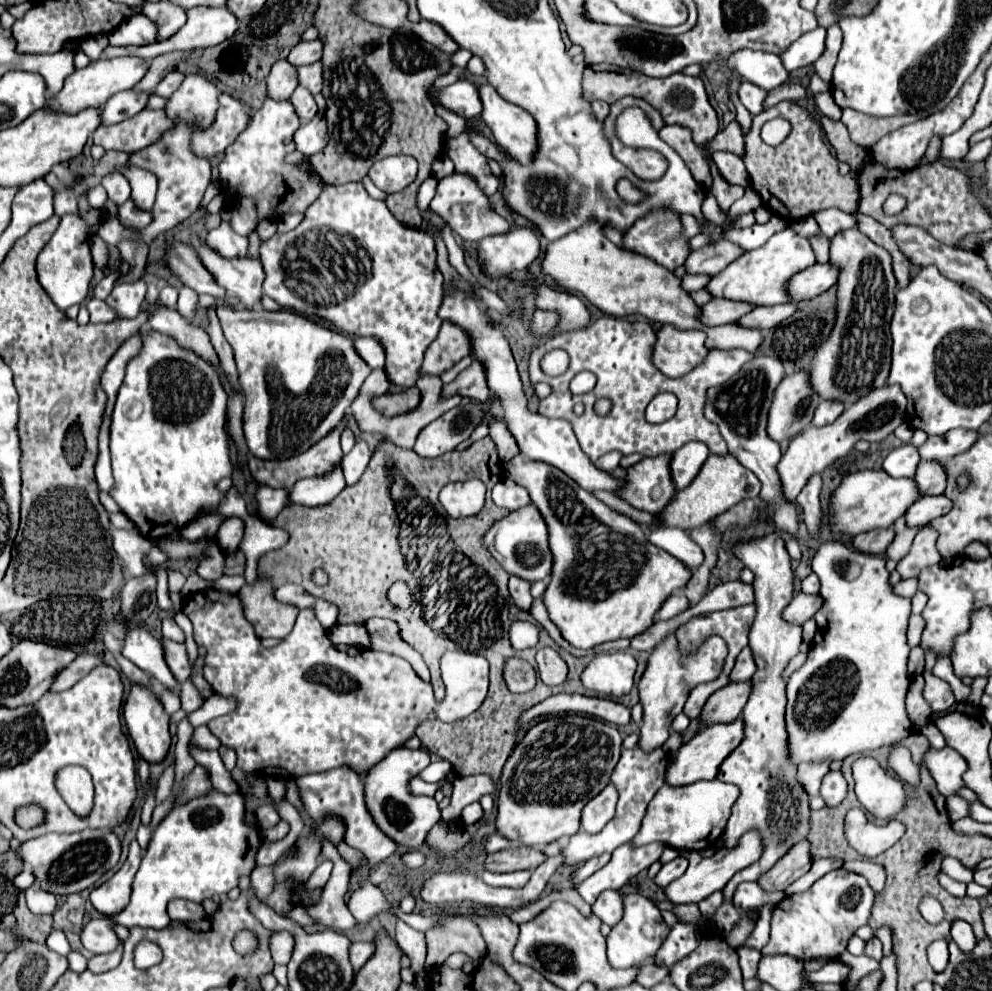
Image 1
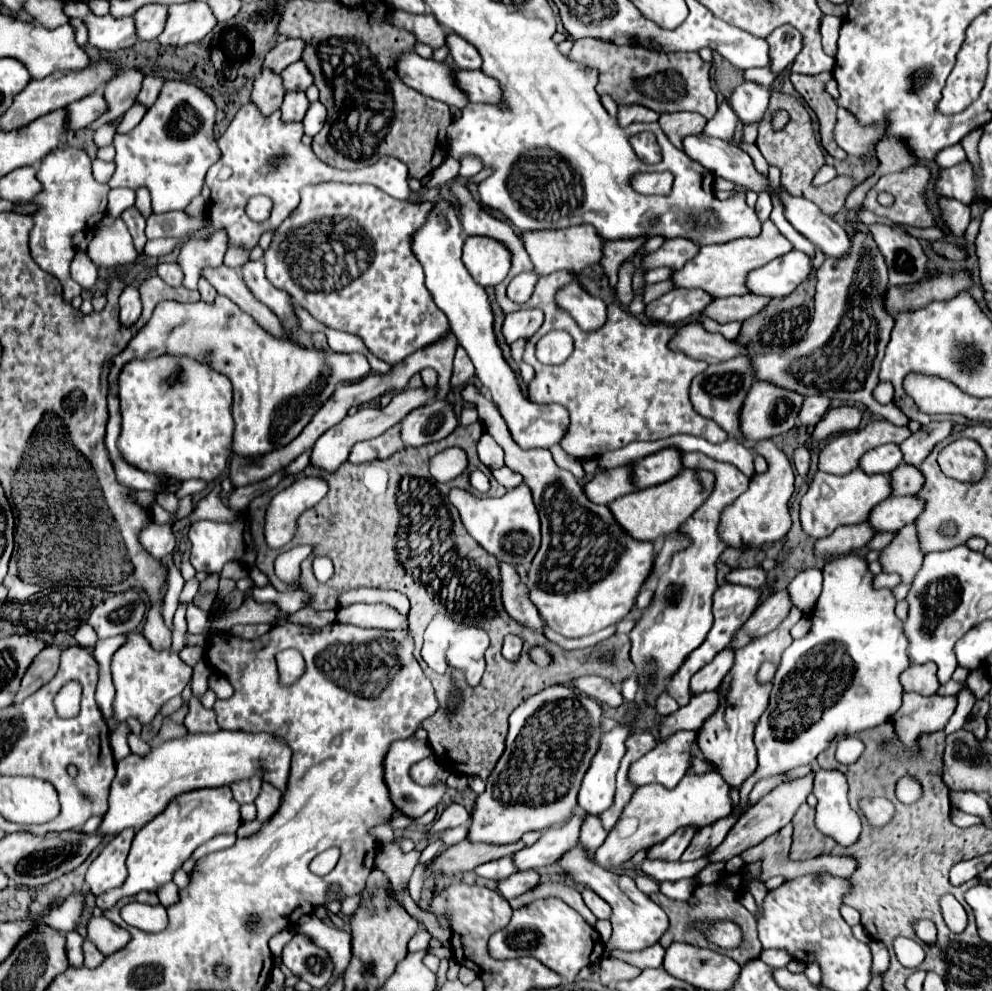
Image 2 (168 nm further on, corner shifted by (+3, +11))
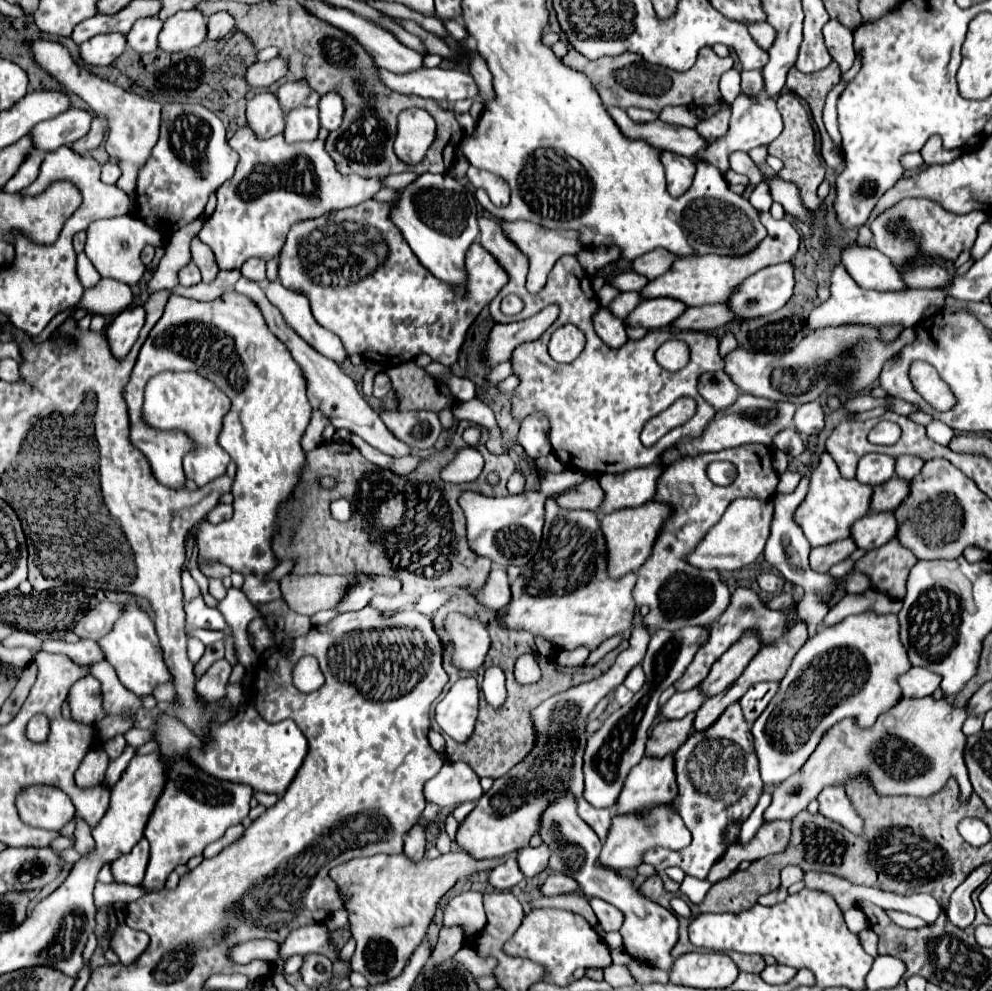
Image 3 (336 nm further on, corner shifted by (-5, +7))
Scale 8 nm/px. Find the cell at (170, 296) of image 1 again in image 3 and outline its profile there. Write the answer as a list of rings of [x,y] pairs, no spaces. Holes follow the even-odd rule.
[[[189,263],[185,269],[181,269],[179,273],[179,281],[183,287],[191,287],[191,285],[197,285],[201,281],[201,273],[197,269],[195,263]]]

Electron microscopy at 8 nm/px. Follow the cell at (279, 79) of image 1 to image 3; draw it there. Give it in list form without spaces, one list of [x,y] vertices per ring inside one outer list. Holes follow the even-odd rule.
[[[257,93],[247,103],[247,125],[251,131],[255,131],[259,139],[283,133],[285,117],[273,93]]]

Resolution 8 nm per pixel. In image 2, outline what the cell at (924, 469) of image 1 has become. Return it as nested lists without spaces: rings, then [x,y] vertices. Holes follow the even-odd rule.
[[[901,463],[895,471],[891,471],[893,479],[893,495],[915,495],[923,487],[923,473],[915,465]]]

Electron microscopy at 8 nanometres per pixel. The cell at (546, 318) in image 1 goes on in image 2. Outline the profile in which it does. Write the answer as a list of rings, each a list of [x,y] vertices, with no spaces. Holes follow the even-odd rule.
[[[521,309],[515,313],[505,315],[503,323],[503,335],[507,343],[517,341],[519,337],[531,337],[543,323],[543,311],[541,309]]]

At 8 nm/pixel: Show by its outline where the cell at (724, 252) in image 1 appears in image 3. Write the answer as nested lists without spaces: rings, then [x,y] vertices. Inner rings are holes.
[[[653,249],[651,253],[645,253],[643,257],[631,261],[631,269],[647,279],[655,279],[671,267],[673,259],[675,255],[671,257],[671,253],[667,253],[665,249]]]

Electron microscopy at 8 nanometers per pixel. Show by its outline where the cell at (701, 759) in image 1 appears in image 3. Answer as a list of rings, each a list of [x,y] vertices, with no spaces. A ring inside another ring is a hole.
[[[673,755],[663,757],[663,759],[655,759],[655,757],[643,757],[627,775],[623,789],[617,797],[617,805],[615,805],[615,815],[647,815],[653,807],[659,805],[667,805],[673,801],[673,797],[677,795],[677,781],[675,781],[675,765],[673,765]]]

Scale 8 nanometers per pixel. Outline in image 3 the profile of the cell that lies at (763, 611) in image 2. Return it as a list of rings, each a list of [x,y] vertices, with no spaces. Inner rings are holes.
[[[749,631],[743,635],[735,645],[731,645],[711,667],[707,679],[699,685],[703,697],[715,697],[723,693],[745,669],[745,665],[751,661],[751,657],[761,649],[759,637]]]

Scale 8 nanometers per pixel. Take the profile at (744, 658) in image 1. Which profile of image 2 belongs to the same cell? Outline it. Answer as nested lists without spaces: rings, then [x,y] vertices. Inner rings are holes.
[[[727,647],[709,665],[705,665],[699,673],[695,673],[695,677],[691,679],[691,693],[697,695],[703,691],[717,689],[721,685],[723,677],[731,671],[733,663],[735,663],[735,651]]]

